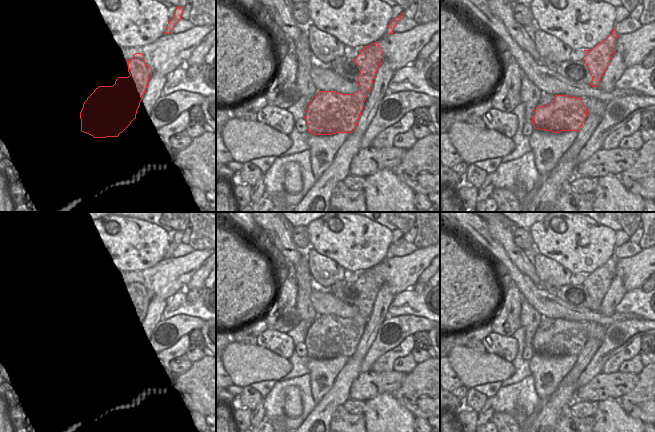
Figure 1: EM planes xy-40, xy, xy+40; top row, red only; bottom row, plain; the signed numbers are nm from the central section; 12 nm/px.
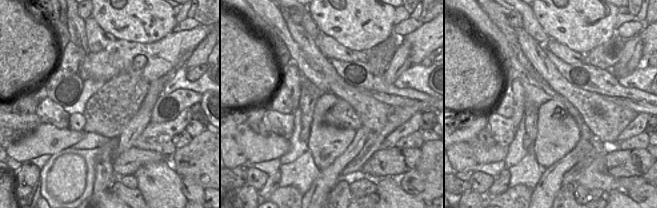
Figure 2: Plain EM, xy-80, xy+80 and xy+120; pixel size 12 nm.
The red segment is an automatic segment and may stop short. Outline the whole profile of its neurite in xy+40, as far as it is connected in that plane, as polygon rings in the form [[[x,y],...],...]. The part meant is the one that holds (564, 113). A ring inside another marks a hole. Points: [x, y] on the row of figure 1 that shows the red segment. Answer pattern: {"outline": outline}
{"outline": [[[555,95],[553,101],[546,106],[537,106],[533,112],[532,124],[535,129],[559,133],[561,131],[578,132],[587,117],[587,108],[581,98],[567,95]]]}

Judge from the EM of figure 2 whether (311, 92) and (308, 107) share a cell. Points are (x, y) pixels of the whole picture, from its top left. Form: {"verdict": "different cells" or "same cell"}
{"verdict": "same cell"}

